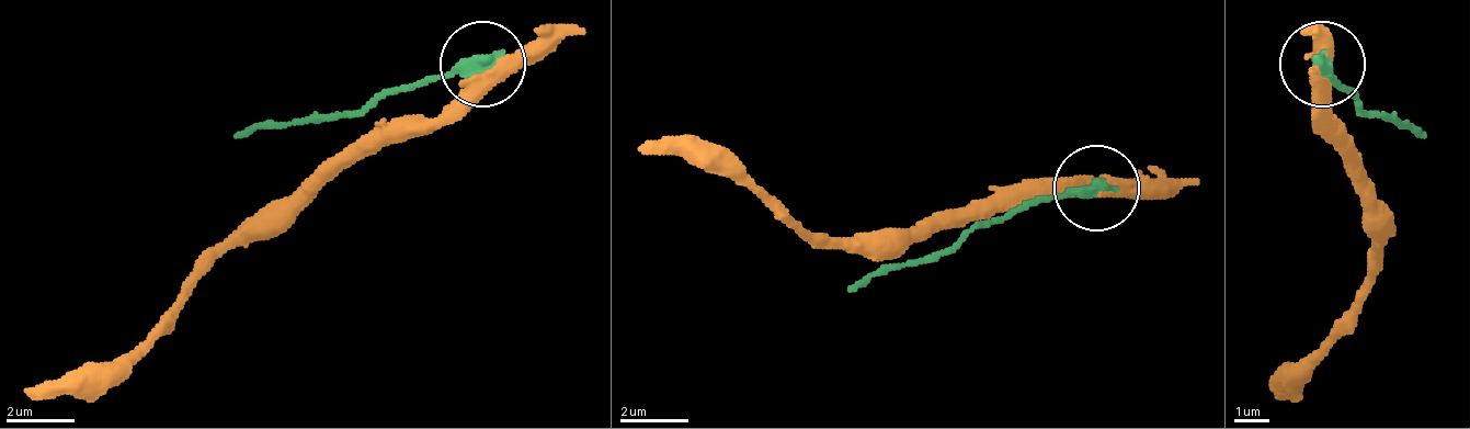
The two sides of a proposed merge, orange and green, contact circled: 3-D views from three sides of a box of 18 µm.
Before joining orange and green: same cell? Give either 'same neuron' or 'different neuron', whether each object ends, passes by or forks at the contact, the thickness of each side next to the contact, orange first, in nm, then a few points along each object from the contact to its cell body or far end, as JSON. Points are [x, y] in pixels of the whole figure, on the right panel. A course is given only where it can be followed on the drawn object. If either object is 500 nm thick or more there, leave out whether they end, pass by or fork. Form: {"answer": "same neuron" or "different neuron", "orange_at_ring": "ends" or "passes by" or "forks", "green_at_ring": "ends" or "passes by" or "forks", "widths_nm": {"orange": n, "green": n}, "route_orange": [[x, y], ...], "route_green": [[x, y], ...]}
{"answer": "different neuron", "widths_nm": {"orange": 500, "green": 400}, "route_orange": [[1320, 66], [1329, 117], [1371, 203], [1371, 289], [1302, 357], [1286, 392]], "route_green": [[1320, 66], [1380, 117], [1423, 134]]}

